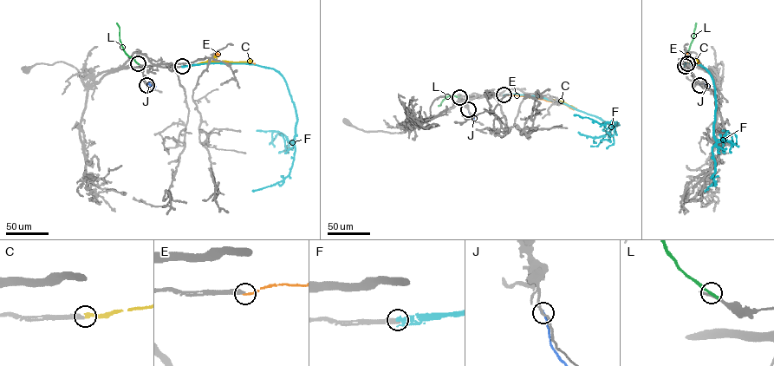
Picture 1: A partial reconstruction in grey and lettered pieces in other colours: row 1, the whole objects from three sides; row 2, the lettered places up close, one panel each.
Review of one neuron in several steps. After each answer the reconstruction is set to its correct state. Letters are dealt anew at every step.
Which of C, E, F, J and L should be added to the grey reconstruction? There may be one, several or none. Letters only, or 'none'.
C

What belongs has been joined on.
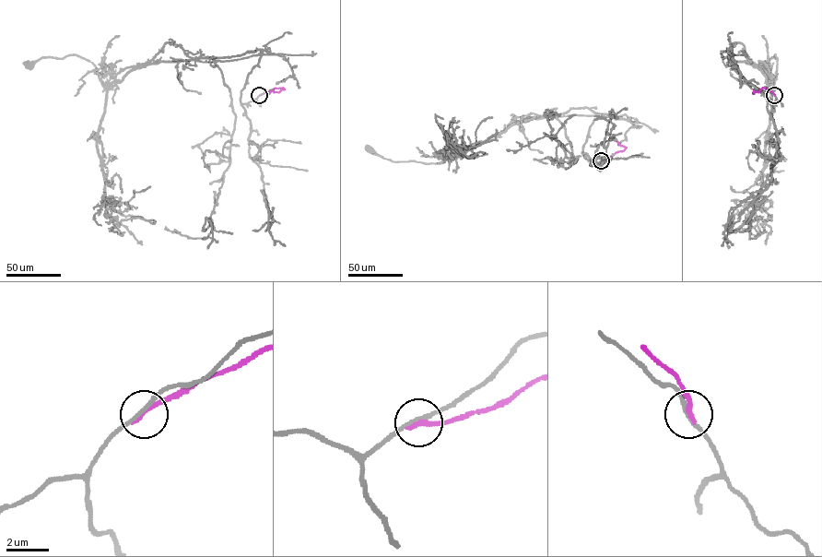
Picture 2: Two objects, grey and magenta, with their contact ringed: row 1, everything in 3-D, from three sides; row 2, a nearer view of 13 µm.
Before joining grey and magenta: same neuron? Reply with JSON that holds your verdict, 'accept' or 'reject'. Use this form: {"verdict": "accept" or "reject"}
{"verdict": "reject"}

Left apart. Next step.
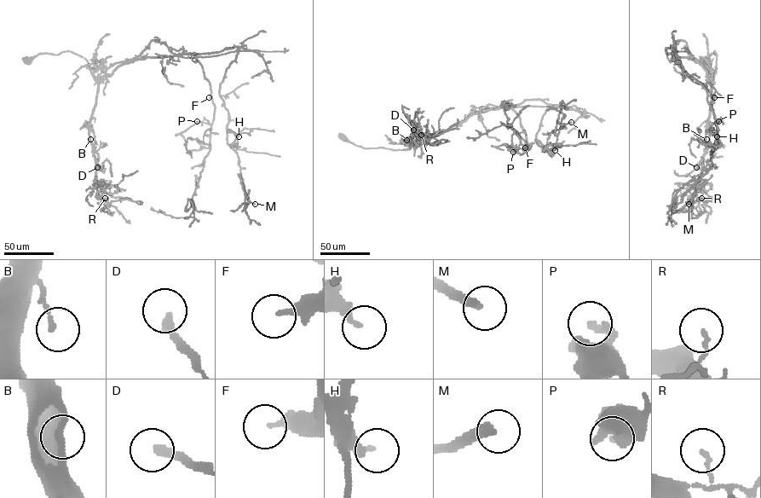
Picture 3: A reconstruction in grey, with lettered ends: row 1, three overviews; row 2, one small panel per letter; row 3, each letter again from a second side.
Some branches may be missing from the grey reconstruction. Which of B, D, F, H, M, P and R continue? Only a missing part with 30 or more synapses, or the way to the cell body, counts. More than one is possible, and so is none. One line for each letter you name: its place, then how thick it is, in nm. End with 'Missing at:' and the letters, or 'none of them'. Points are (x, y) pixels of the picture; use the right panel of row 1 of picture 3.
F: place (714, 97); calibre 260 nm
M: place (688, 204); calibre 300 nm
Missing at: F, M

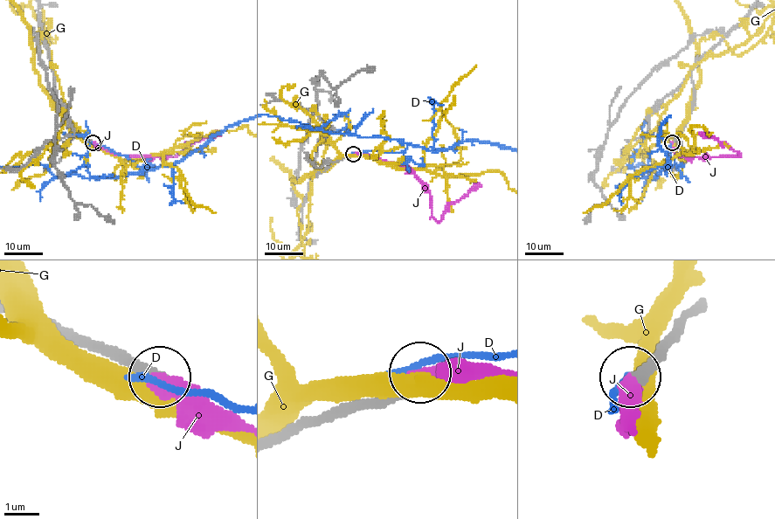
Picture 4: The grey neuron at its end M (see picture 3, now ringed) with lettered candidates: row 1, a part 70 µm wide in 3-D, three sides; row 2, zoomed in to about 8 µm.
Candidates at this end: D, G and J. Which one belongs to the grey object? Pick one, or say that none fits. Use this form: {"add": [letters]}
{"add": ["J"]}

